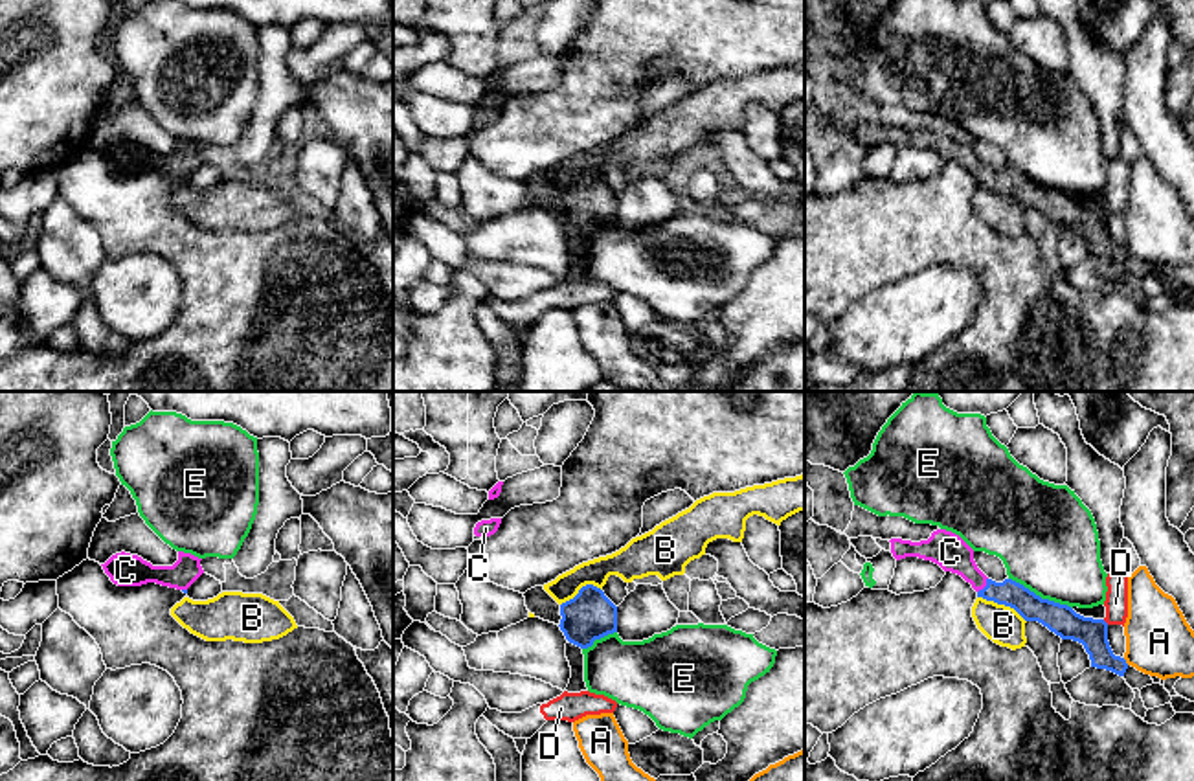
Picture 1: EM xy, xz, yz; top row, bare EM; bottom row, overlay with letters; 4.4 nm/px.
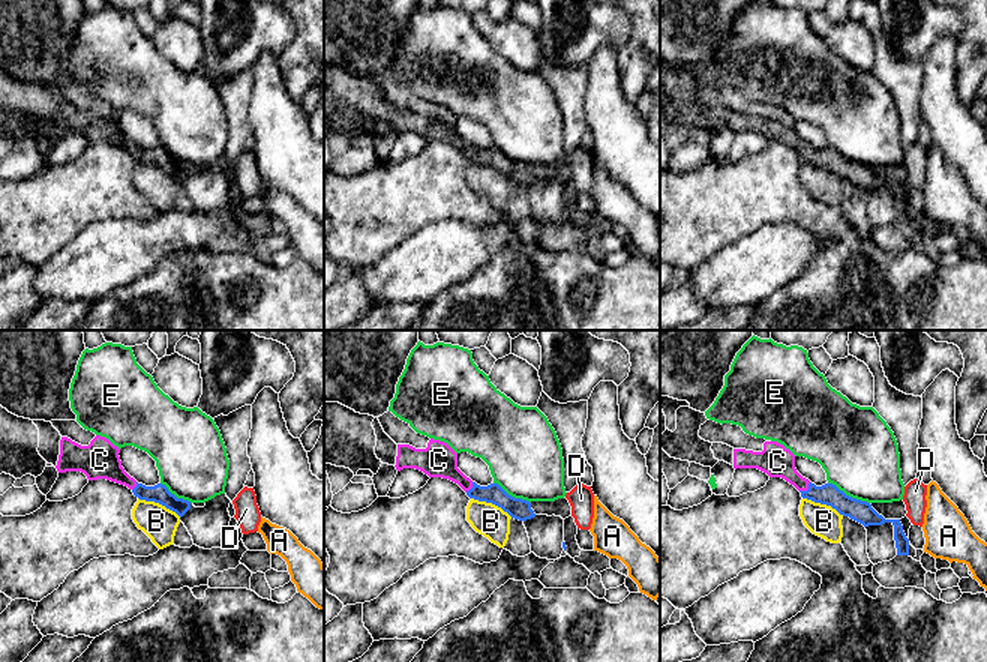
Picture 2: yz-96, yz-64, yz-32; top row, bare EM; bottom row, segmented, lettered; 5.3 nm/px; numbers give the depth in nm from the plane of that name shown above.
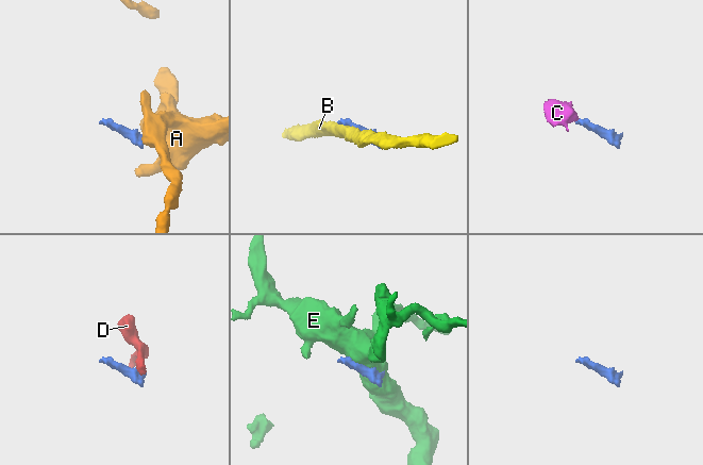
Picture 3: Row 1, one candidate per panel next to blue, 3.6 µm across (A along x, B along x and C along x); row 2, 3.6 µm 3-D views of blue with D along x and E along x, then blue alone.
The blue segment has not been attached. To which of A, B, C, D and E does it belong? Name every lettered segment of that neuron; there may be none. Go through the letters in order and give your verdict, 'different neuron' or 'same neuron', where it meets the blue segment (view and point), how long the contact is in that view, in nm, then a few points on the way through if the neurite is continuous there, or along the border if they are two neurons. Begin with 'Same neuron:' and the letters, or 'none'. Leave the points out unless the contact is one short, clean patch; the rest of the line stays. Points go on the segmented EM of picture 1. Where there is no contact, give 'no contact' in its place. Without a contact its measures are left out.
Same neuron: C
A: different neuron | yz (1125, 662) | 40 nm | along yz (1123, 658), (1128, 664)
B: different neuron | yz (1002, 603) | 240 nm | along yz (978, 596), (1009, 605), (1025, 622)
C: same neuron | yz (987, 585) | 80 nm | across yz (1031, 607), (987, 585), (950, 552)
D: different neuron | yz (1104, 622) | 40 nm | along yz (1103, 620), (1108, 623)
E: different neuron | yz (1038, 596) | 320 nm

